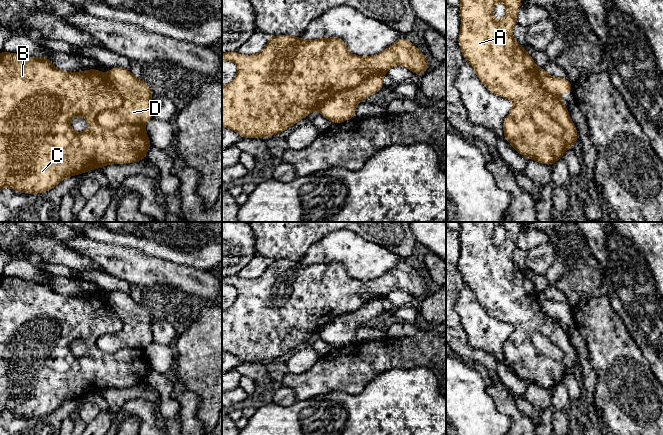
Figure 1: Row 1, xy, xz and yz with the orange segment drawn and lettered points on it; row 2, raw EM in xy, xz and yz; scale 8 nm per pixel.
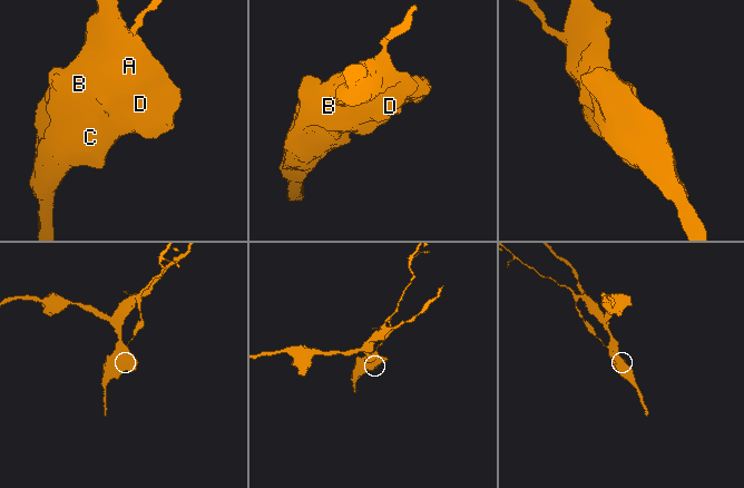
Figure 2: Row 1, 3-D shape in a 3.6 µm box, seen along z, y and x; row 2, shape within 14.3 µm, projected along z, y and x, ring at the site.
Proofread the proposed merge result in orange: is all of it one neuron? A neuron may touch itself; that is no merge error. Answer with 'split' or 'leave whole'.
split

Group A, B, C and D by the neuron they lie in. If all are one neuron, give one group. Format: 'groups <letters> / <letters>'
groups A B C / D

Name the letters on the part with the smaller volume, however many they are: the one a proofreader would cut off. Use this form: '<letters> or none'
D

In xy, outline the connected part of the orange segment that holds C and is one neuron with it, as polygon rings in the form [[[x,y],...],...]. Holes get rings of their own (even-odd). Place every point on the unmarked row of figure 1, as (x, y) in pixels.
[[[0,277],[0,413],[9,411],[16,416],[36,418],[47,416],[54,412],[66,401],[86,397],[91,393],[100,393],[109,388],[126,388],[146,383],[146,376],[152,370],[145,354],[145,349],[124,348],[114,354],[106,354],[97,346],[97,339],[105,334],[117,334],[123,328],[122,320],[112,311],[108,298],[97,293],[81,296],[64,296],[53,290],[48,281],[34,282],[16,277]],[[74,340],[83,340],[88,346],[88,353],[76,357],[70,350],[70,344]]]

